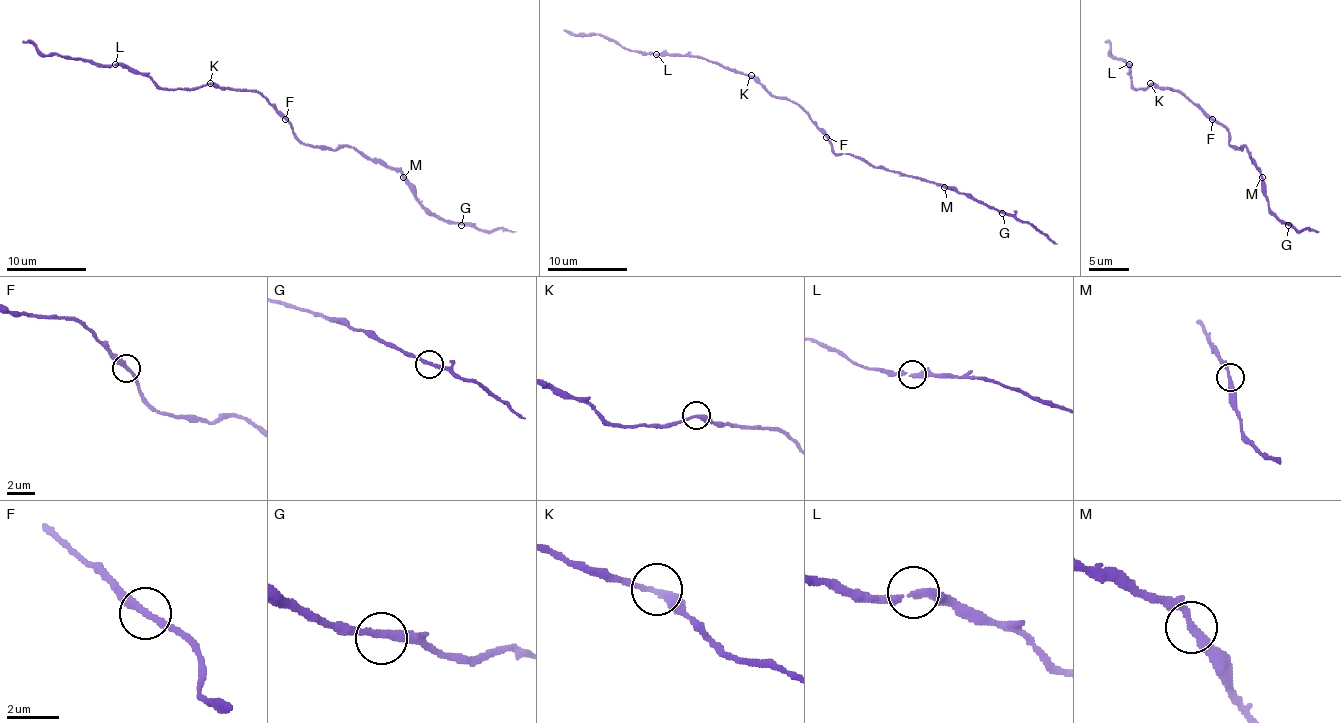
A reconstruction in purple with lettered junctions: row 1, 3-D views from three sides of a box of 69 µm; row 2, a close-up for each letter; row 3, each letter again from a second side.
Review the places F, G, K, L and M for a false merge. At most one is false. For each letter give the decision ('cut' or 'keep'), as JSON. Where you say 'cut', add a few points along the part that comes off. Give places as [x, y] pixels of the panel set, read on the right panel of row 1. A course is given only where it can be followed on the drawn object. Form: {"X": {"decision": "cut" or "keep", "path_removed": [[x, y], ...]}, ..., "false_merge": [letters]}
{"F": {"decision": "keep"}, "G": {"decision": "keep"}, "K": {"decision": "keep"}, "L": {"decision": "keep"}, "M": {"decision": "keep"}, "false_merge": []}

